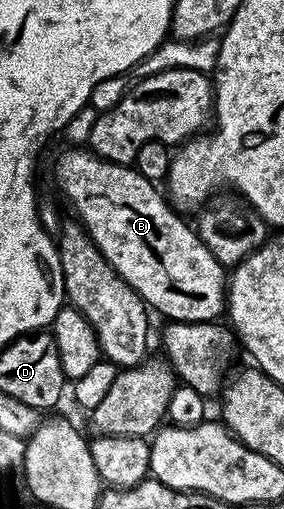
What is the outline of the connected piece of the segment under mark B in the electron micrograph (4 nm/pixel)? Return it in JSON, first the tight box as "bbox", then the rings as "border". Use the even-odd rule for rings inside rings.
{"bbox":[54,146,228,324],"border":[[[71,146],[55,160],[54,183],[67,195],[71,208],[76,212],[78,223],[93,238],[97,250],[133,286],[135,293],[143,299],[148,309],[160,312],[171,322],[181,324],[206,324],[215,322],[224,315],[227,306],[228,273],[217,258],[205,246],[198,231],[182,220],[180,213],[169,203],[168,197],[159,192],[152,181],[125,164],[114,164],[102,160],[94,152],[83,146]]]}

